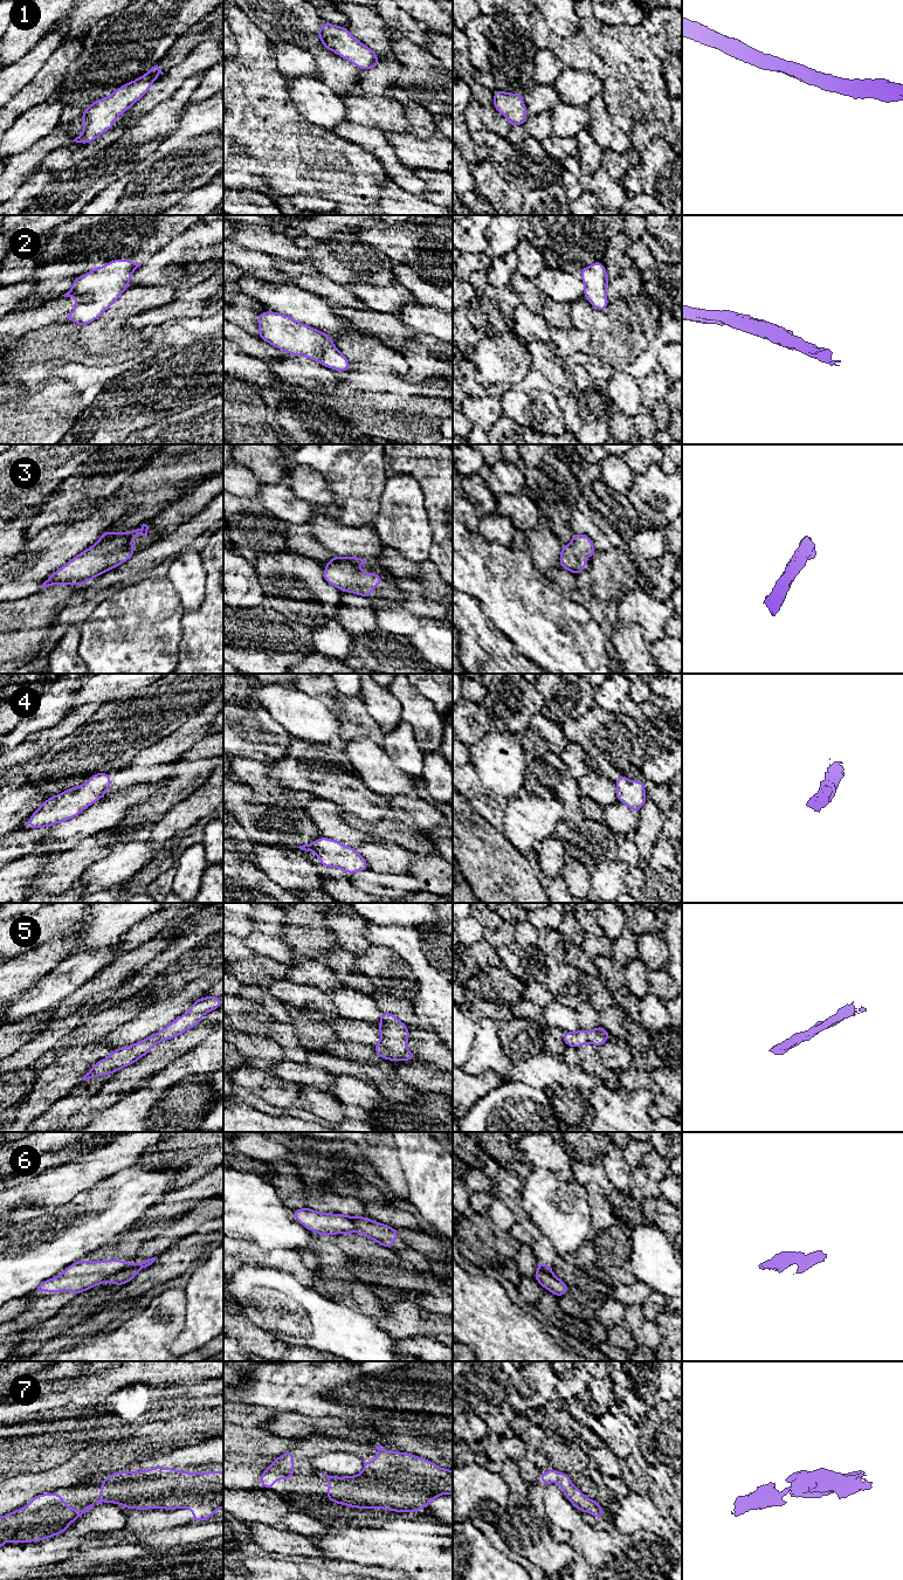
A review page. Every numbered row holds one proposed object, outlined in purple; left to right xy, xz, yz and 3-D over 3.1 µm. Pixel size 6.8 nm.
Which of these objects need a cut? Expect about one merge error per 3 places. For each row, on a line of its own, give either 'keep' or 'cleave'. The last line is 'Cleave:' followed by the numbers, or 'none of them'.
1: keep
2: keep
3: keep
4: keep
5: keep
6: cleave
7: keep
Cleave: 6

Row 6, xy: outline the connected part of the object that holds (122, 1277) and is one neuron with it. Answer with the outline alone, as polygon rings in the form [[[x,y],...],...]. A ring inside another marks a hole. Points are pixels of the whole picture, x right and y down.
[[[156,1257],[145,1260],[144,1262],[139,1262],[139,1263],[135,1263],[135,1262],[131,1263],[123,1271],[116,1272],[110,1282],[112,1282],[117,1286],[126,1284],[127,1282],[132,1281],[136,1277],[136,1275],[139,1272],[140,1269],[151,1265],[156,1261]]]

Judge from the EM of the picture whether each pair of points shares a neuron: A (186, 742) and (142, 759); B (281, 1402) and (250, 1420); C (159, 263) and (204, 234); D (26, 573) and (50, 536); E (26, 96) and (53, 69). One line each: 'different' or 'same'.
A: same
B: different
C: same
D: same
E: same

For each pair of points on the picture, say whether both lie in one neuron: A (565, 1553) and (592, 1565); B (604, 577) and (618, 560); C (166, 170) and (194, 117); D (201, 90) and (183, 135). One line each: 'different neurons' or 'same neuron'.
A: different neurons
B: same neuron
C: same neuron
D: different neurons

